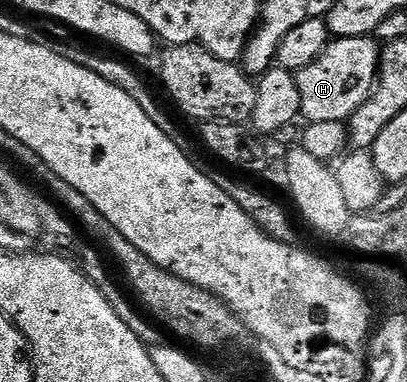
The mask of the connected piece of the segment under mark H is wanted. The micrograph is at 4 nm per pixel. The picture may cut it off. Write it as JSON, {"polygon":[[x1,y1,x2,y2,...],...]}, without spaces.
{"polygon":[[371,36,335,38,324,53,296,78,300,89,301,118,307,124,322,121,345,122,368,99,377,82,381,46]]}

